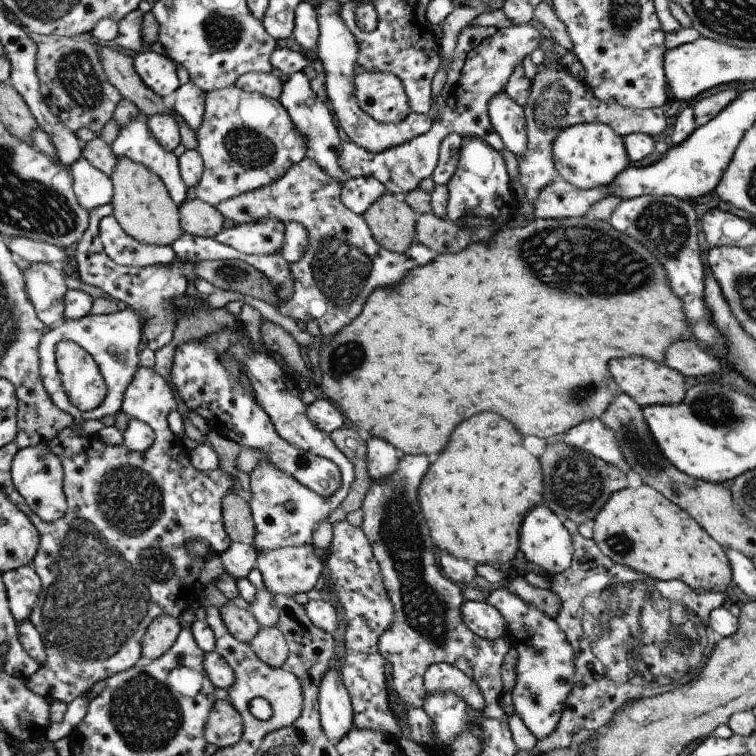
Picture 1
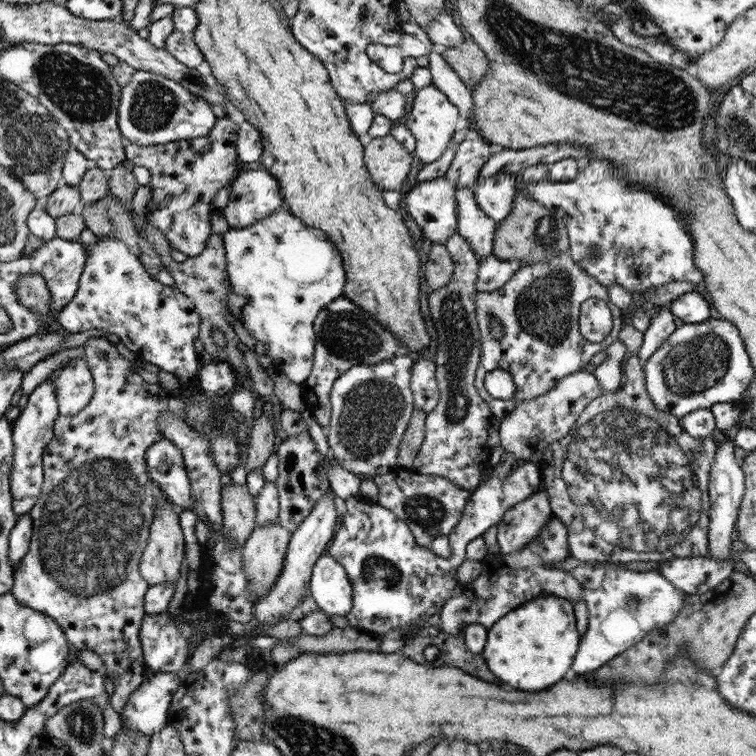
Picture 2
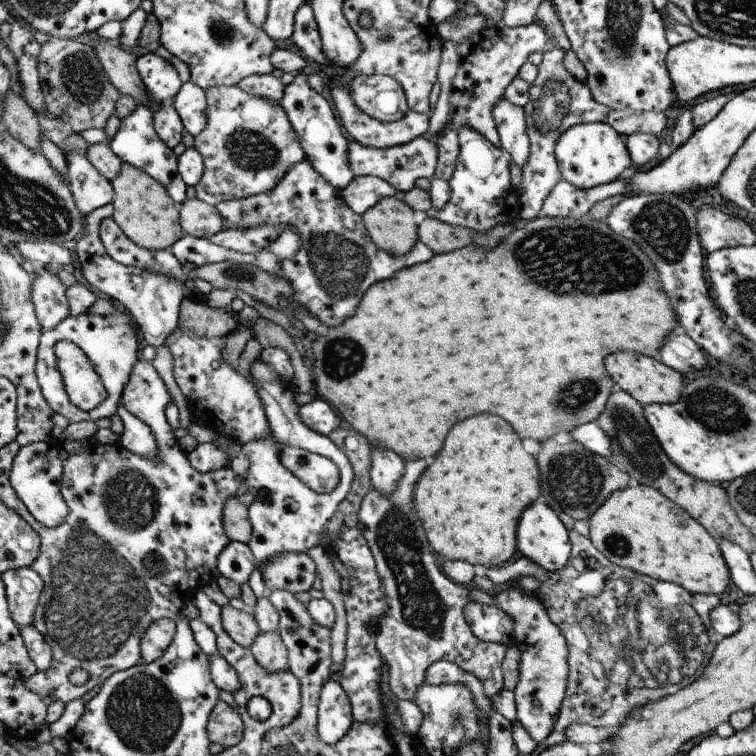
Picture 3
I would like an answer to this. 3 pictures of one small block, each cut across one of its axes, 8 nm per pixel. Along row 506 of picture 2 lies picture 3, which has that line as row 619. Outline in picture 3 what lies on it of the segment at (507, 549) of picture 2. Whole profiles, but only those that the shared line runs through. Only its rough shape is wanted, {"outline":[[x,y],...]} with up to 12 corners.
{"outline":[[515,586],[493,596],[521,652],[517,719],[551,740],[567,689],[564,633]]}

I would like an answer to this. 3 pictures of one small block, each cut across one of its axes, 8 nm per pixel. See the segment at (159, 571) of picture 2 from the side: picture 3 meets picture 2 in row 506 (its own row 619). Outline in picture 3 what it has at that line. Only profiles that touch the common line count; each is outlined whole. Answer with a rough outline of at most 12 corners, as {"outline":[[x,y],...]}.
{"outline":[[175,620],[152,622],[142,635],[141,658],[151,663],[174,641]]}

